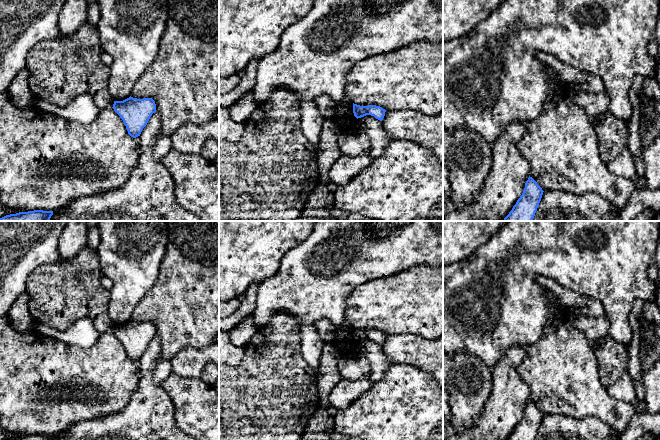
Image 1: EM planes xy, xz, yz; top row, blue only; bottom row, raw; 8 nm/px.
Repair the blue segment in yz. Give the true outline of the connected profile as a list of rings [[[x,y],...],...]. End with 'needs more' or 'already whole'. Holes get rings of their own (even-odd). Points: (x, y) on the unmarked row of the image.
[[[529,401],[522,419],[507,440],[535,440],[543,416],[537,406]]]; already whole

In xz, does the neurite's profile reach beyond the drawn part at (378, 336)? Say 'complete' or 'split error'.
complete

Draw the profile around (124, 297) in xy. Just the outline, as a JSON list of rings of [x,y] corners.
[[[97,221],[96,225],[100,231],[96,252],[102,273],[113,282],[108,314],[114,325],[123,325],[158,278],[168,241],[167,221]]]

